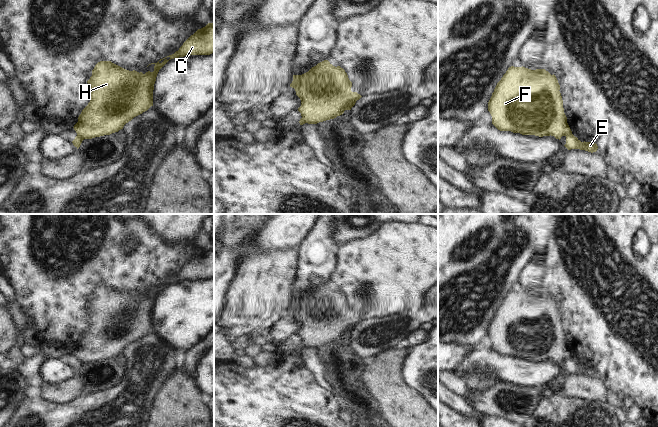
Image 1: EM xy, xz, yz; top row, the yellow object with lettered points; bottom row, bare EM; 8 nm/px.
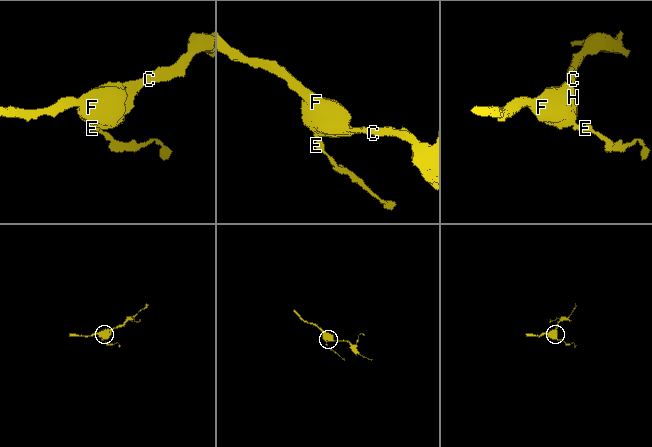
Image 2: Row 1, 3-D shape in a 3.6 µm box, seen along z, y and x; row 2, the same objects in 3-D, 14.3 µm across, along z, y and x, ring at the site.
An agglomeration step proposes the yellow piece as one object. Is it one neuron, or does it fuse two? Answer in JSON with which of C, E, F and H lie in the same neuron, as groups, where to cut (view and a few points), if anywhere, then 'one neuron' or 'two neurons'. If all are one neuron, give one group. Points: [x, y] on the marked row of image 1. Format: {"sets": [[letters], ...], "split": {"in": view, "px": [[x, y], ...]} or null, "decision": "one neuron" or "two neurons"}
{"sets": [["C", "F", "H"], ["E"]], "split": {"in": "xy", "px": [[77, 133], [83, 139]]}, "decision": "two neurons"}

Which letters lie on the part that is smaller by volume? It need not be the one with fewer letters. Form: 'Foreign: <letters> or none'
Foreign: E

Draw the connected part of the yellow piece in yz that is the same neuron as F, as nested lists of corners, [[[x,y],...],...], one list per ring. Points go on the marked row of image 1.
[[[509,67],[497,83],[488,102],[492,124],[500,131],[539,137],[551,135],[560,140],[562,136],[572,131],[567,123],[559,90],[560,85],[556,76],[545,69]]]

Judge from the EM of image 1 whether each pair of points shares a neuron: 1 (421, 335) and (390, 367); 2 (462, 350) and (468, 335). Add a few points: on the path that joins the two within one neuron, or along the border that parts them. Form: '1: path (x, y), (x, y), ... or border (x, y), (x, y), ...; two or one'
1: border (403, 343), (410, 348); two
2: border (448, 341), (458, 341), (473, 346); two

